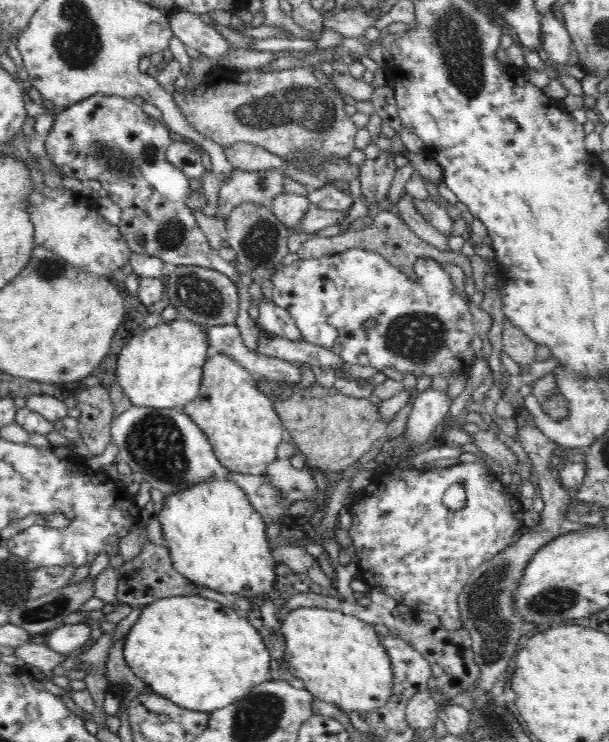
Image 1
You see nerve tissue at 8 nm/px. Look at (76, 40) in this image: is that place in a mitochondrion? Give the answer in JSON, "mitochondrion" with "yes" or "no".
{"mitochondrion":"yes"}

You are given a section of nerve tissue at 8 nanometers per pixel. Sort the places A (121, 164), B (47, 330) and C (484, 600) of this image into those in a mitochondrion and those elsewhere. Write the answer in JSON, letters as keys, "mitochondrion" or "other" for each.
{"A":"mitochondrion","B":"other","C":"mitochondrion"}

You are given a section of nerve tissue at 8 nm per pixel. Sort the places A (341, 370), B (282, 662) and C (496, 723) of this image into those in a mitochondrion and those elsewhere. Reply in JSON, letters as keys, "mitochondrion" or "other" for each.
{"A":"other","B":"other","C":"mitochondrion"}

